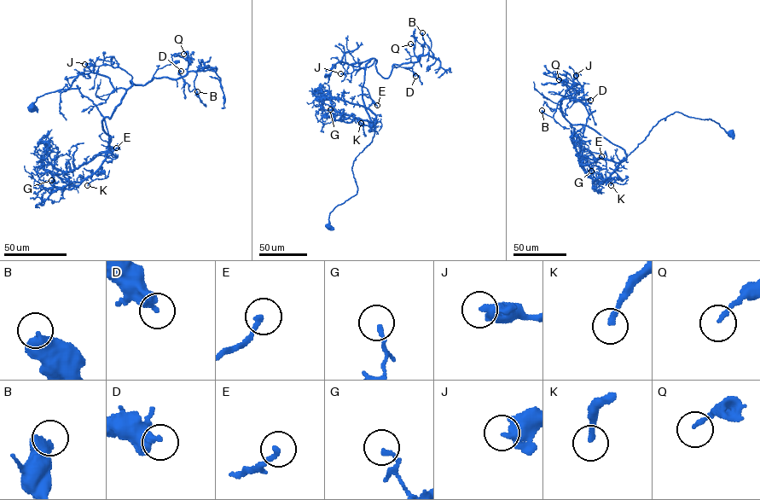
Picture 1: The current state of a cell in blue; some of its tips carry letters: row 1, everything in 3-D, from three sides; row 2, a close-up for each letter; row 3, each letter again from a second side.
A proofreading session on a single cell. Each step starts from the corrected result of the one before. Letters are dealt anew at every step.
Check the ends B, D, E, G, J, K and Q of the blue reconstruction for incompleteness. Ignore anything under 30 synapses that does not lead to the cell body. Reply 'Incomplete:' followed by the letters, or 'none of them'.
Incomplete: none of them

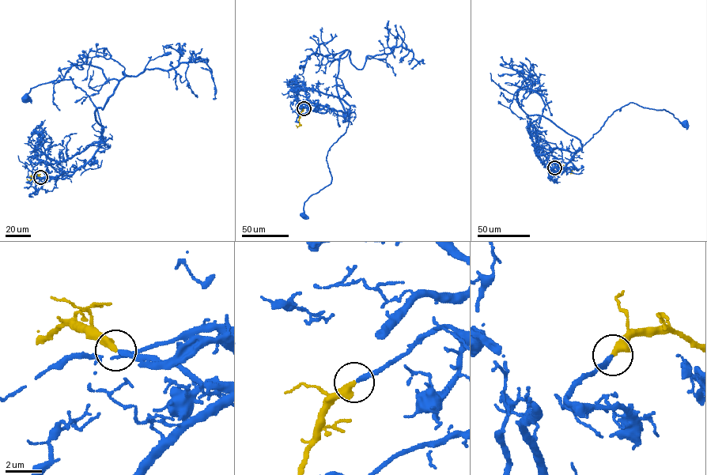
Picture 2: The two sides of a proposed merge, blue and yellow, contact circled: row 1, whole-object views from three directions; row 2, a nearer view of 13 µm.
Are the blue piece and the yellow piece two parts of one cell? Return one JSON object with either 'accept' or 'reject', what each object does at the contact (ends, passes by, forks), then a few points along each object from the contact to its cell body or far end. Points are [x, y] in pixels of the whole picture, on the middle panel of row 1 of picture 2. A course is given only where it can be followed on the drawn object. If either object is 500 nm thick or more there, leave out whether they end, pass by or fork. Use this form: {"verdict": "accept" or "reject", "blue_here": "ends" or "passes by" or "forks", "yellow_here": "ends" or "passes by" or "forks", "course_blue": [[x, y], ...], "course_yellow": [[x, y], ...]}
{"verdict": "accept", "blue_here": "ends", "yellow_here": "ends", "course_blue": [[304, 108], [313, 103], [345, 112], [349, 119], [345, 133], [327, 152], [330, 182], [309, 197], [304, 215]], "course_yellow": [[304, 108], [299, 117], [299, 125], [296, 125]]}

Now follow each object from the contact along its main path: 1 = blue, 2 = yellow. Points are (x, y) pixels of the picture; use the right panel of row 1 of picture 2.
1: (554, 167), (552, 171), (550, 170), (565, 167), (614, 111), (630, 103), (642, 107), (664, 109), (684, 124)
2: (554, 167), (568, 167), (571, 170)

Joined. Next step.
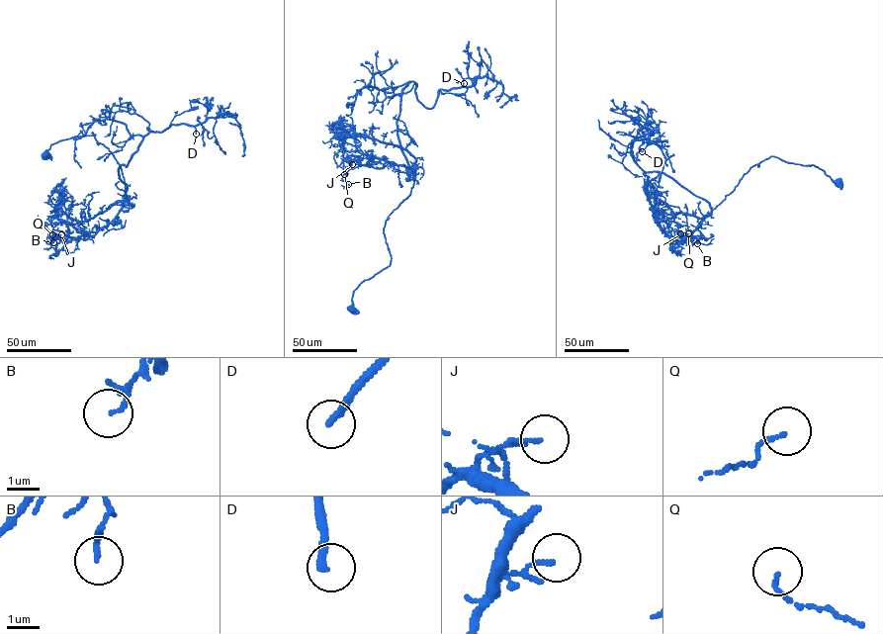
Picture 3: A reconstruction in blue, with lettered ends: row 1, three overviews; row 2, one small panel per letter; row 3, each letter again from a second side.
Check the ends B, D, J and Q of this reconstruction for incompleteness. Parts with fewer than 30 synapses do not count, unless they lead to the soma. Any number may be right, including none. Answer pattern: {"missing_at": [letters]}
{"missing_at": ["D"]}

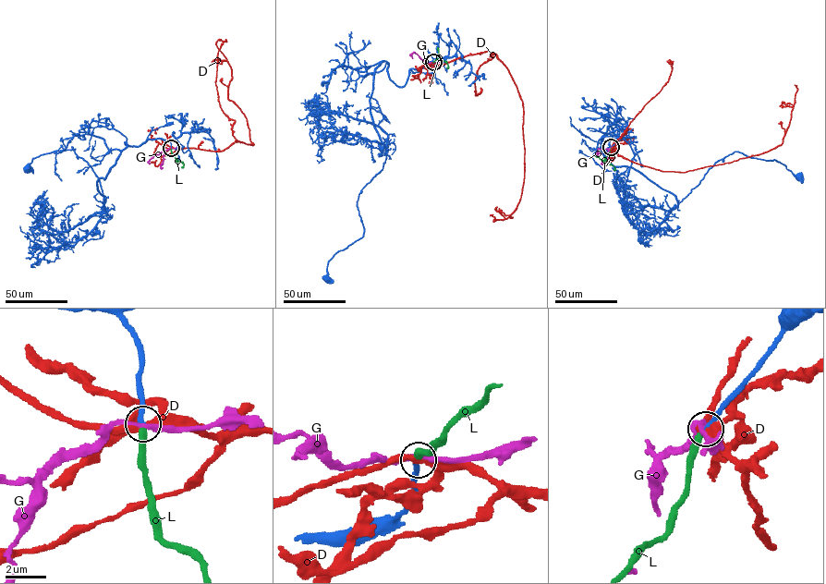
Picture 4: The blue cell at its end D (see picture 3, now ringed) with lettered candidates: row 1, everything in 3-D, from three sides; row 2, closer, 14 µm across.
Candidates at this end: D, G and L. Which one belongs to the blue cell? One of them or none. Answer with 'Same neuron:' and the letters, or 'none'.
Same neuron: L

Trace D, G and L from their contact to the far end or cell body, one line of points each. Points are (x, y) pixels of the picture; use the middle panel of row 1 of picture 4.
D: (433, 62), (495, 54), (522, 102), (522, 192), (512, 217), (493, 221), (494, 217)
G: (433, 62), (424, 61), (414, 53), (412, 54)
L: (433, 62), (439, 57), (446, 63), (447, 67)

